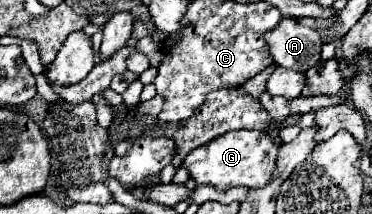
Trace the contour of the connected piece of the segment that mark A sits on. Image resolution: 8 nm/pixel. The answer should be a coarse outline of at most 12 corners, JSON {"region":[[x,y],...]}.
{"region":[[280,19],[266,43],[282,67],[320,63],[322,39],[296,19]]}

